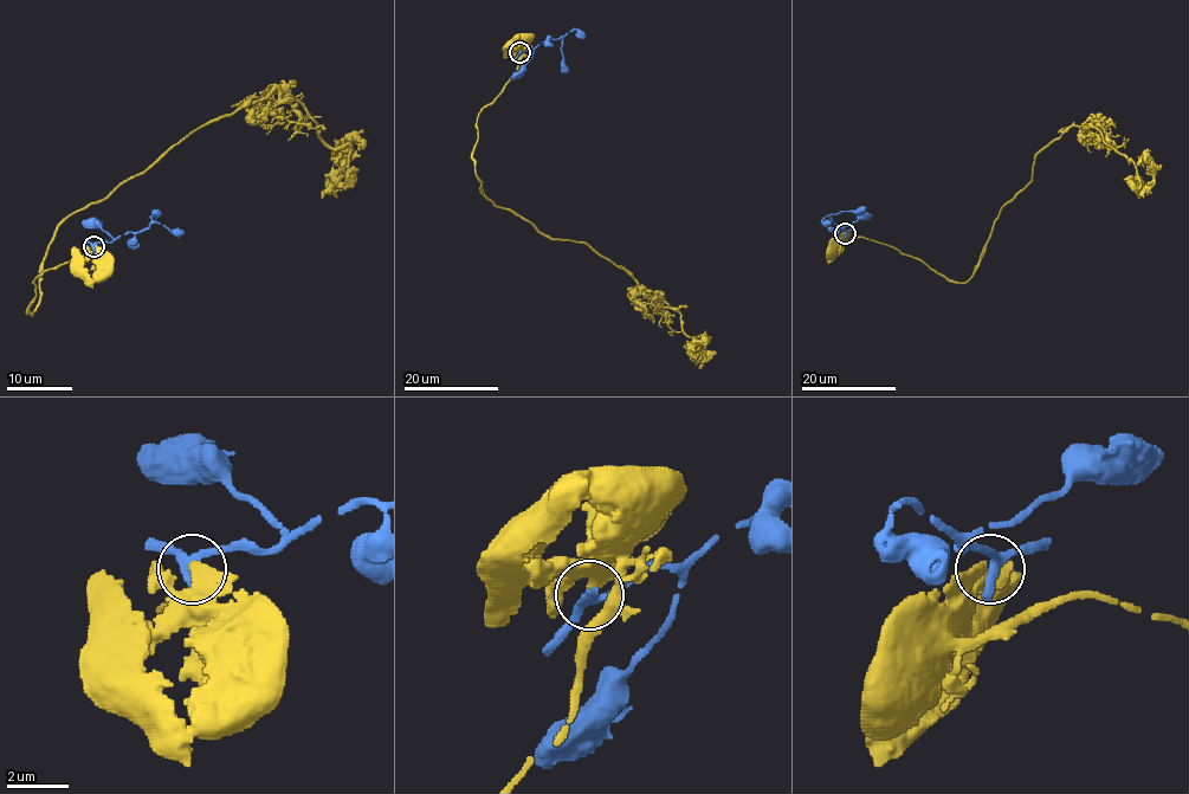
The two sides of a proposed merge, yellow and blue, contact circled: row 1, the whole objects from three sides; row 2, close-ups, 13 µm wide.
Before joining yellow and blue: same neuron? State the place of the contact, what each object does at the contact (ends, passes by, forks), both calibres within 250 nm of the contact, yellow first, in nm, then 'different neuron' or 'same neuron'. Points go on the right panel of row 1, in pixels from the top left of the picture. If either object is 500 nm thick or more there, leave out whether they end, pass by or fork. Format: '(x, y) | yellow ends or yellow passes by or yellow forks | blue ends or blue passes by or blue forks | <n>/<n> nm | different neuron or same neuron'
(845, 233) | yellow ends | blue passes by | 400/360 nm | different neuron

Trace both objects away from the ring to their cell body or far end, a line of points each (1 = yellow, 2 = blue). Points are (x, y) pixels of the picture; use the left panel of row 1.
1: (92, 246), (99, 262), (38, 276), (31, 315), (60, 225), (249, 99), (296, 99), (349, 147), (344, 178)
2: (92, 246), (130, 232), (142, 232), (159, 211)

